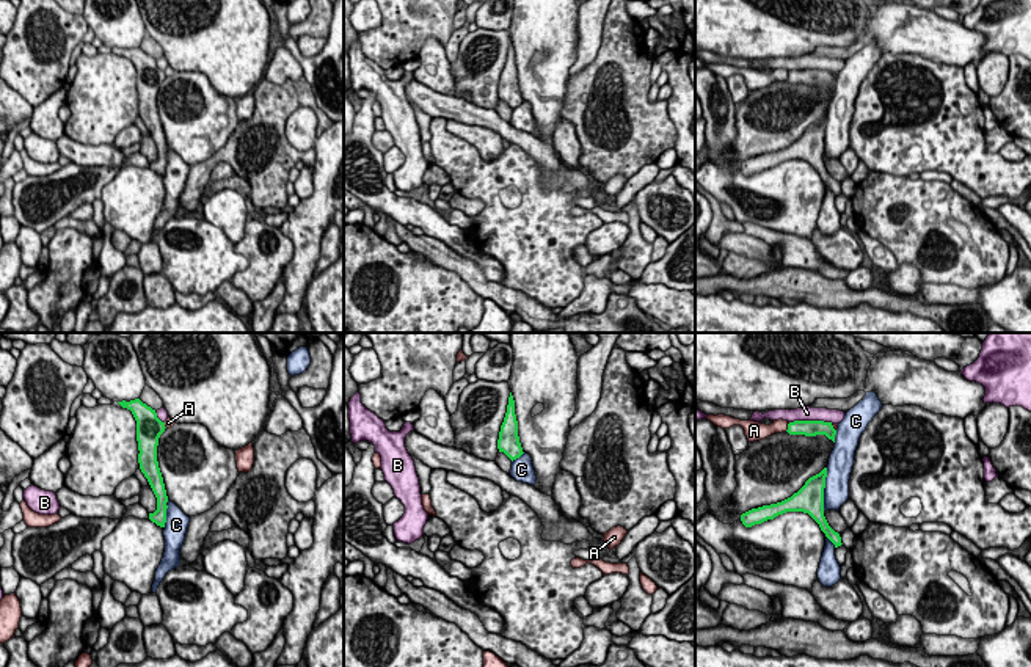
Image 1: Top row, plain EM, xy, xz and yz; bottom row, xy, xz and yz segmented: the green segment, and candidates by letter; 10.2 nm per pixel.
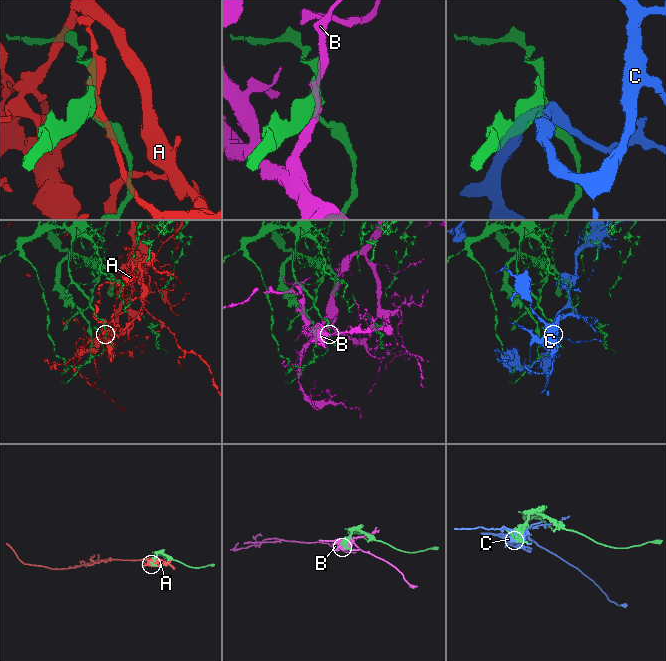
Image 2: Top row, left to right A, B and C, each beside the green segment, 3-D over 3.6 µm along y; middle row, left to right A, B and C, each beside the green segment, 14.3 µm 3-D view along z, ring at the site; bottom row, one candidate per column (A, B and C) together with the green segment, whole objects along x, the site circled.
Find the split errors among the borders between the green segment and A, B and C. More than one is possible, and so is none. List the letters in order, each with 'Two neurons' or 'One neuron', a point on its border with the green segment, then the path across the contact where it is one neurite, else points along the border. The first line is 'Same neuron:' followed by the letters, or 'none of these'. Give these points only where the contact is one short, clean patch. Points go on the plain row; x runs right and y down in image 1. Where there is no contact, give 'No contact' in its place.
Same neuron: none of these
A: Two neurons. Touches green at yz (788, 76)
B: Two neurons. Touches green at yz (812, 69)
C: Two neurons. Touches green at yz (823, 138)

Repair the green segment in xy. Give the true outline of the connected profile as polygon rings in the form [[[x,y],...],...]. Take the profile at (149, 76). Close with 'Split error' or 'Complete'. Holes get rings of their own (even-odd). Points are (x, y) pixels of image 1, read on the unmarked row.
[[[140,47],[130,50],[118,50],[122,56],[132,60],[137,69],[137,89],[138,89],[138,111],[140,118],[148,127],[155,146],[157,146],[157,159],[149,162],[149,168],[160,176],[165,176],[166,171],[166,138],[163,132],[163,126],[157,110],[157,94],[158,86],[165,80],[165,71],[157,66],[155,58],[143,52]]]. Complete

